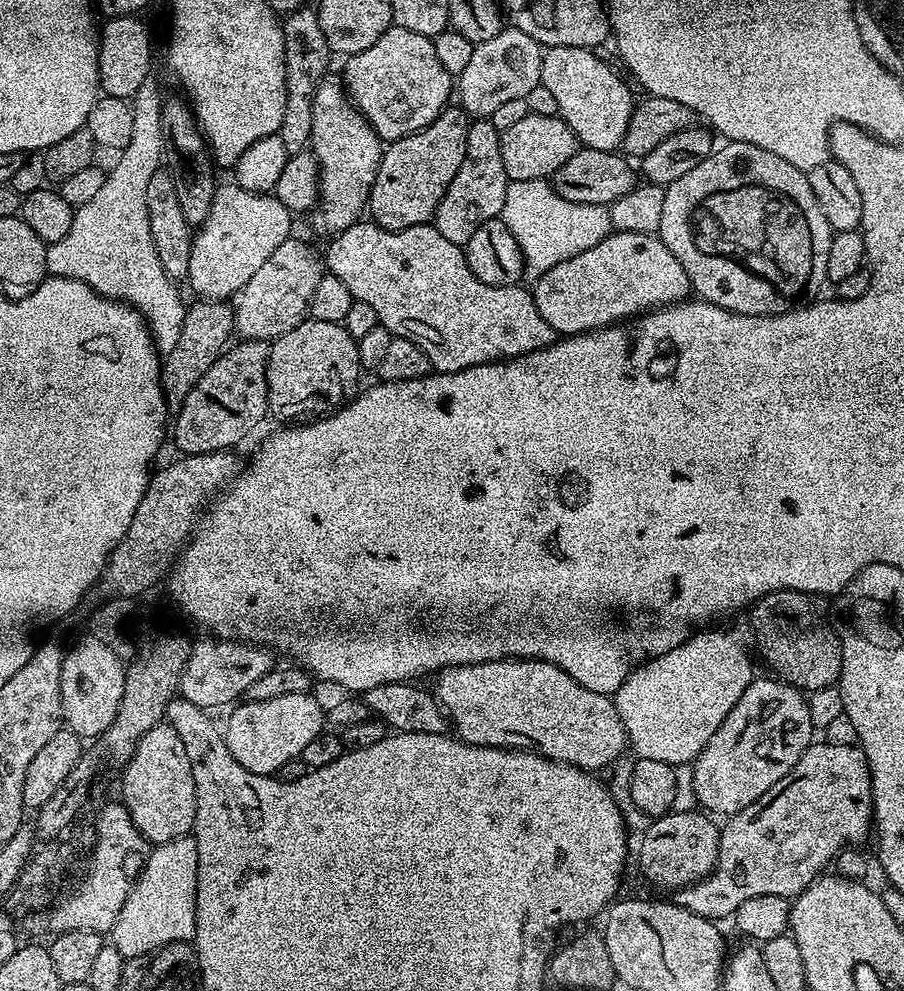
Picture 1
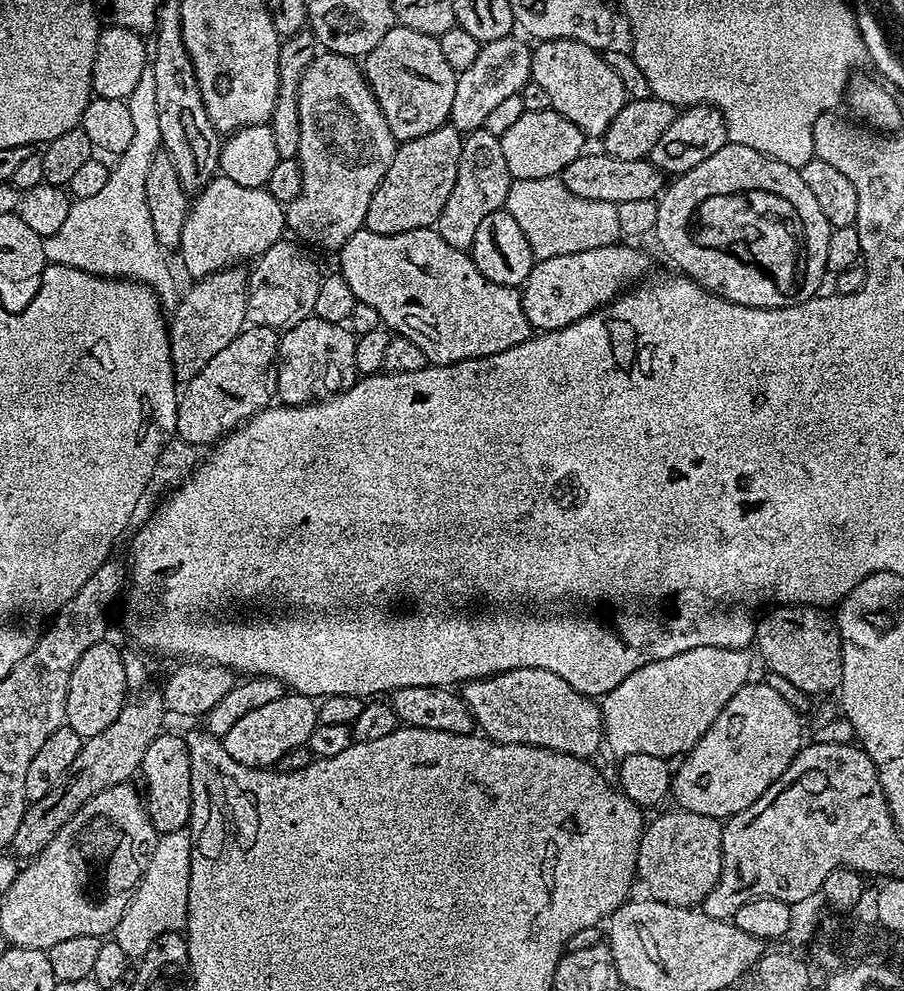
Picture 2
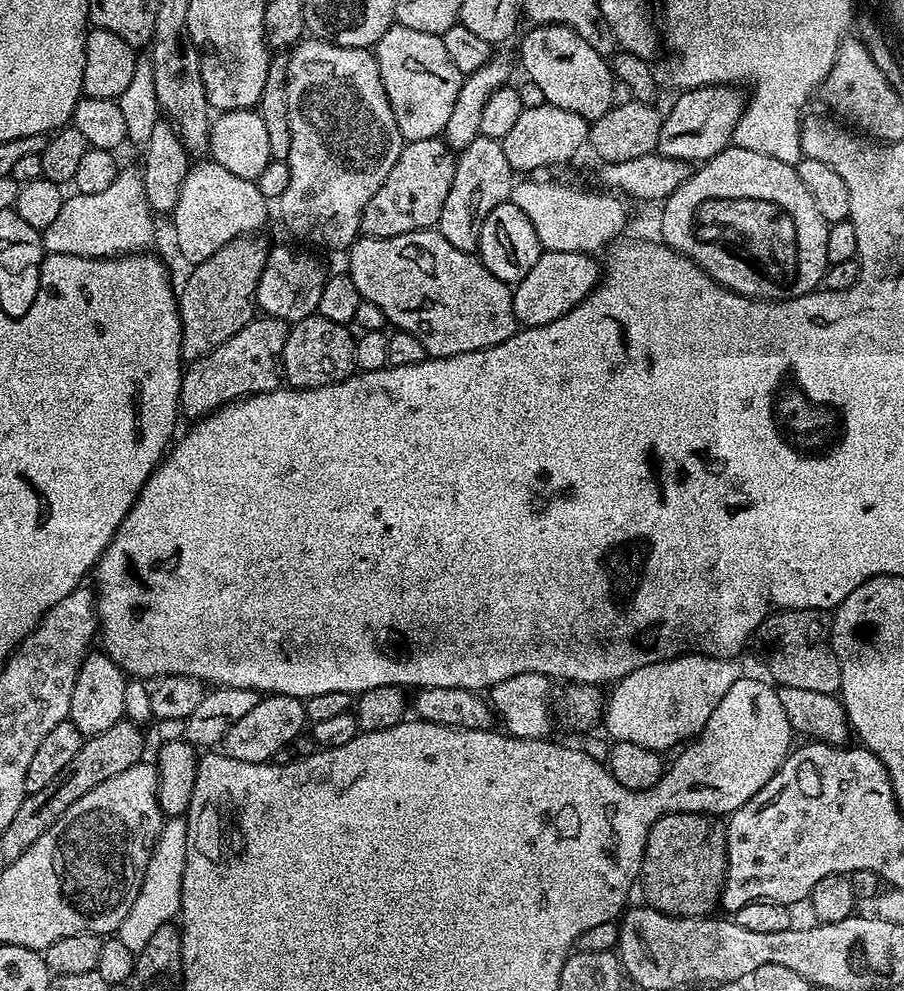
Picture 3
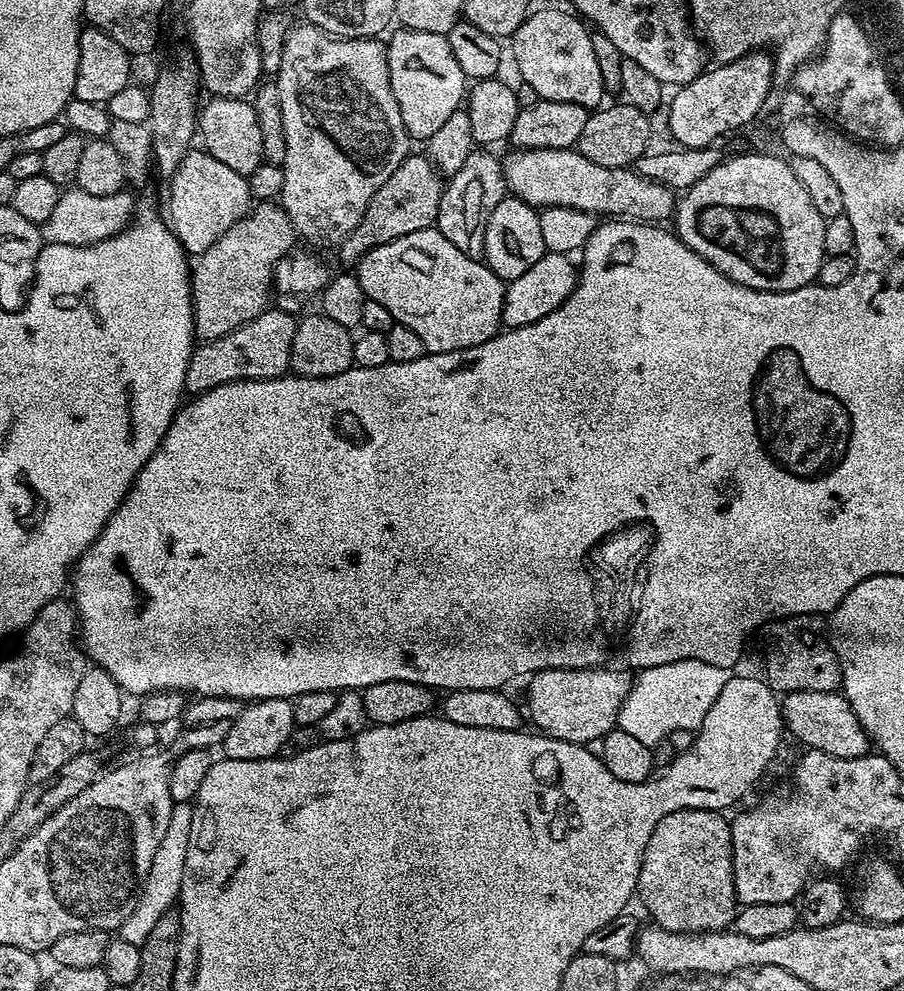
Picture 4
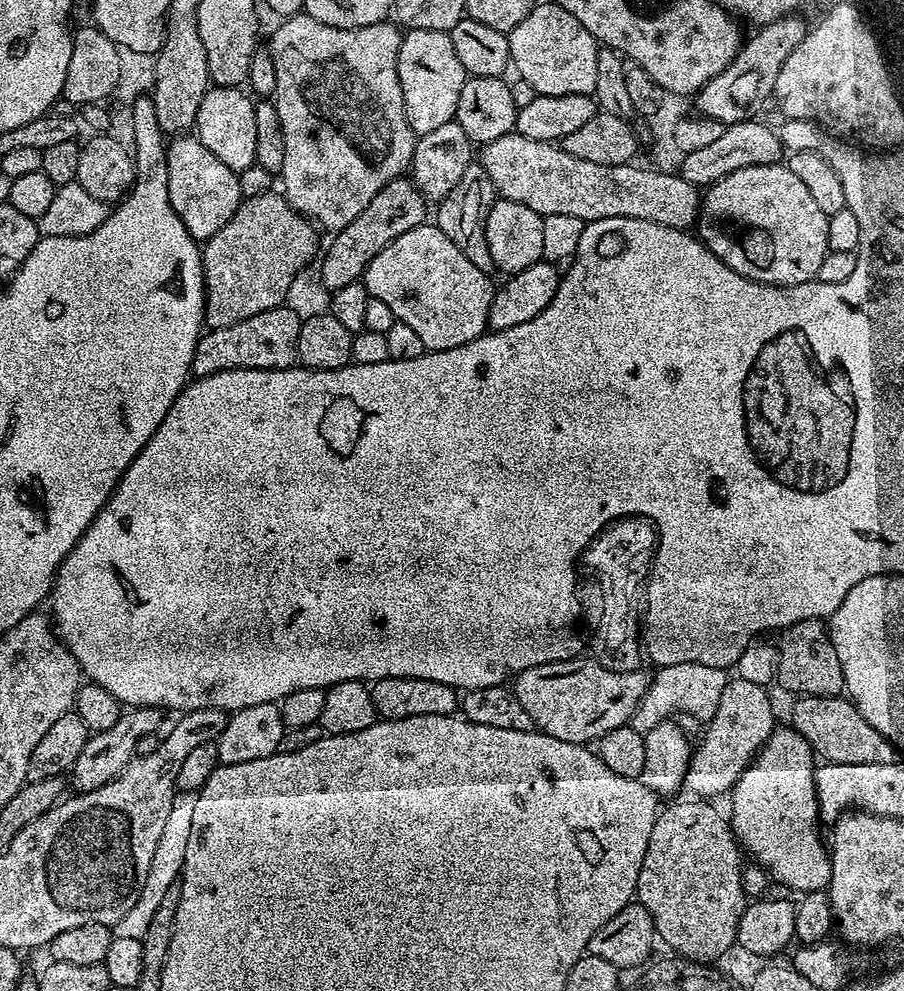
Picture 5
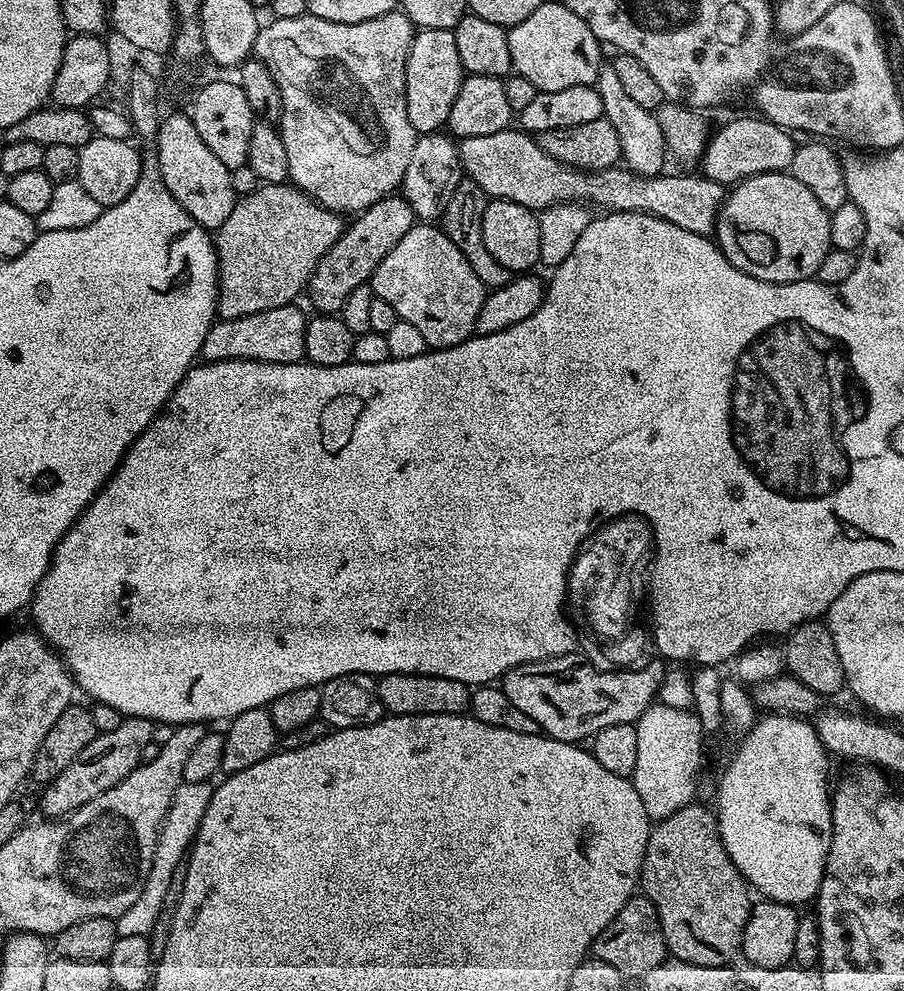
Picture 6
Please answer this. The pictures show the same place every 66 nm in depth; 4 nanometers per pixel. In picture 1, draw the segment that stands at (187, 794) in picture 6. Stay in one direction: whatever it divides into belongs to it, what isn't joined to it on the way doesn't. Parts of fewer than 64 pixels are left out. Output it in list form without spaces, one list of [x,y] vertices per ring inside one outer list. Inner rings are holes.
[[[195,835],[157,844],[147,853],[136,883],[118,914],[110,933],[111,944],[123,956],[145,956],[167,944],[183,944],[196,934],[198,846]]]

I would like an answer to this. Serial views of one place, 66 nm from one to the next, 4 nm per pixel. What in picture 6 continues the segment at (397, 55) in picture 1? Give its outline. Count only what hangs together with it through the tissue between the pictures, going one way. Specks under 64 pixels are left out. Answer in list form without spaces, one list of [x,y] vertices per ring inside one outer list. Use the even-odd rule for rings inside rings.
[[[453,29],[417,31],[412,38],[406,58],[406,114],[410,114],[410,126],[417,134],[439,132],[447,125],[454,98],[465,78],[464,67],[458,58],[458,45],[454,42]]]

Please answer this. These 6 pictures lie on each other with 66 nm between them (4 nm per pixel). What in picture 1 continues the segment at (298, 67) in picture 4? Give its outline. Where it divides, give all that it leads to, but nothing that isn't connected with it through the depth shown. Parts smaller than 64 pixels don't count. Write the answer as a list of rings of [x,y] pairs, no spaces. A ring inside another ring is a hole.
[[[339,79],[321,80],[314,94],[314,126],[310,129],[312,142],[310,151],[316,158],[318,169],[318,199],[311,209],[312,224],[324,235],[324,238],[337,236],[351,224],[357,223],[368,208],[368,194],[374,186],[380,160],[384,156],[385,145],[380,135],[372,128],[372,123],[361,114],[356,105],[348,99],[348,93]]]

